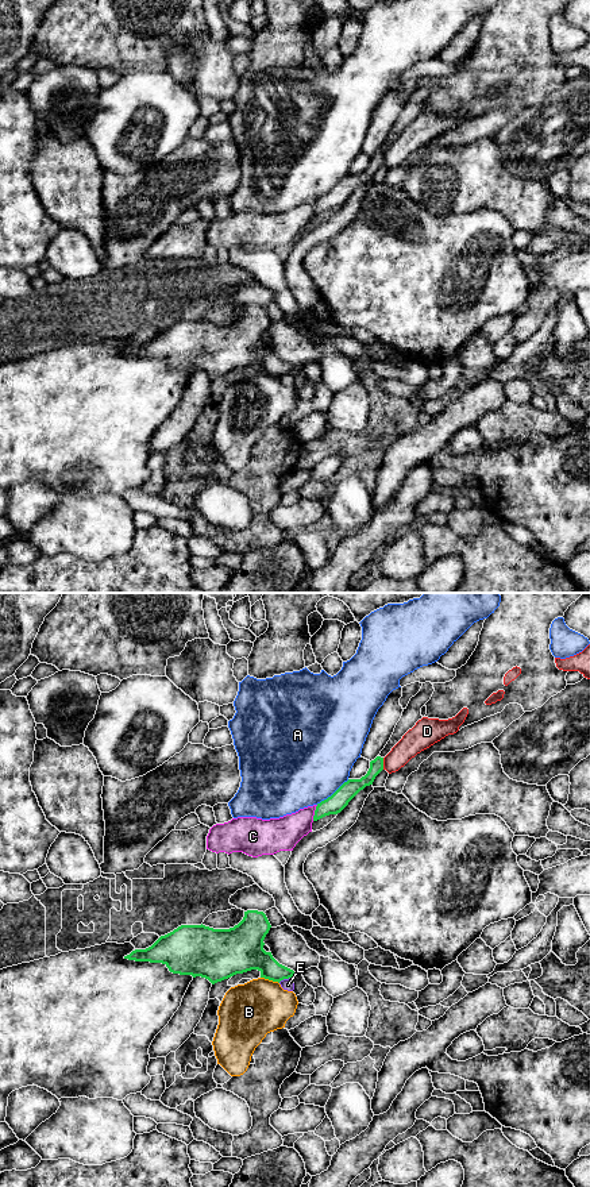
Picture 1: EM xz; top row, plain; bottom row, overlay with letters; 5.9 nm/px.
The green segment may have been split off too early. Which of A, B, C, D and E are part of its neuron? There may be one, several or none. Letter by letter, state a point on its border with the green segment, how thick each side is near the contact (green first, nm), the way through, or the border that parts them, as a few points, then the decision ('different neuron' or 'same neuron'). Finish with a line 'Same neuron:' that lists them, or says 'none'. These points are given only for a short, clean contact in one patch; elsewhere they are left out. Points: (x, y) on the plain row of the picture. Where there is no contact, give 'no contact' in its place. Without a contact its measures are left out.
A: contact xz (334, 188); calibres 110 and 500 nm; different neuron
B: contact xz (270, 374); calibres 260 and 340 nm; border xz (261, 372), (278, 378); different neuron
C: contact xz (315, 208); calibres 110 and 200 nm; different neuron
D: contact xz (382, 158); calibres 100 and 150 nm; border xz (382, 153), (384, 164); different neuron
E: contact xz (284, 373); calibres 180 and 70 nm; different neuron
Same neuron: none

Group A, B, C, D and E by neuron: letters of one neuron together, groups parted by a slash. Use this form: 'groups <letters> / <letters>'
groups A / B / C D / E

